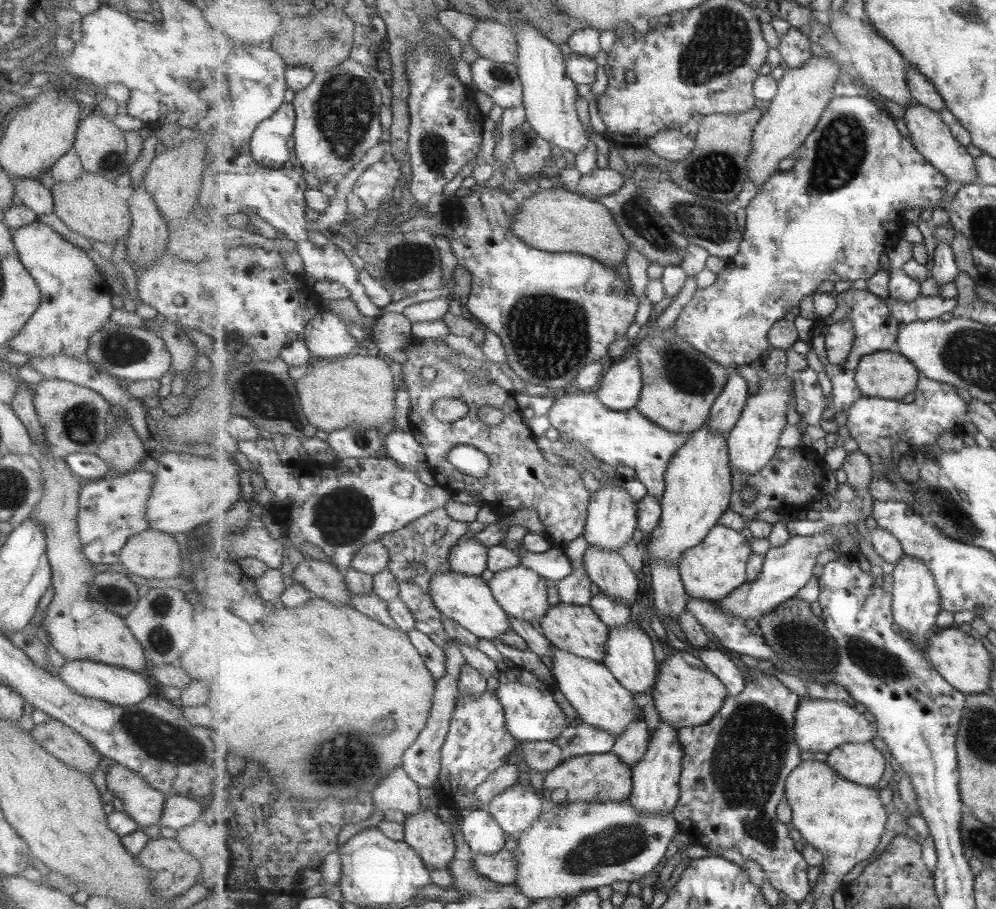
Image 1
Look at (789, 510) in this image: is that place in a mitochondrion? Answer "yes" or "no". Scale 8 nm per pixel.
no

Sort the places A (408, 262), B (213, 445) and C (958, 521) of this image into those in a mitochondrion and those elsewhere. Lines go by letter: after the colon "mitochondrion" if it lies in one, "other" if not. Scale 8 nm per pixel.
A: mitochondrion
B: other
C: mitochondrion

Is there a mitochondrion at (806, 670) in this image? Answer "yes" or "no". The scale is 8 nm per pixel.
no

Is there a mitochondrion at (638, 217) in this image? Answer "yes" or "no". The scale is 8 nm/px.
yes

